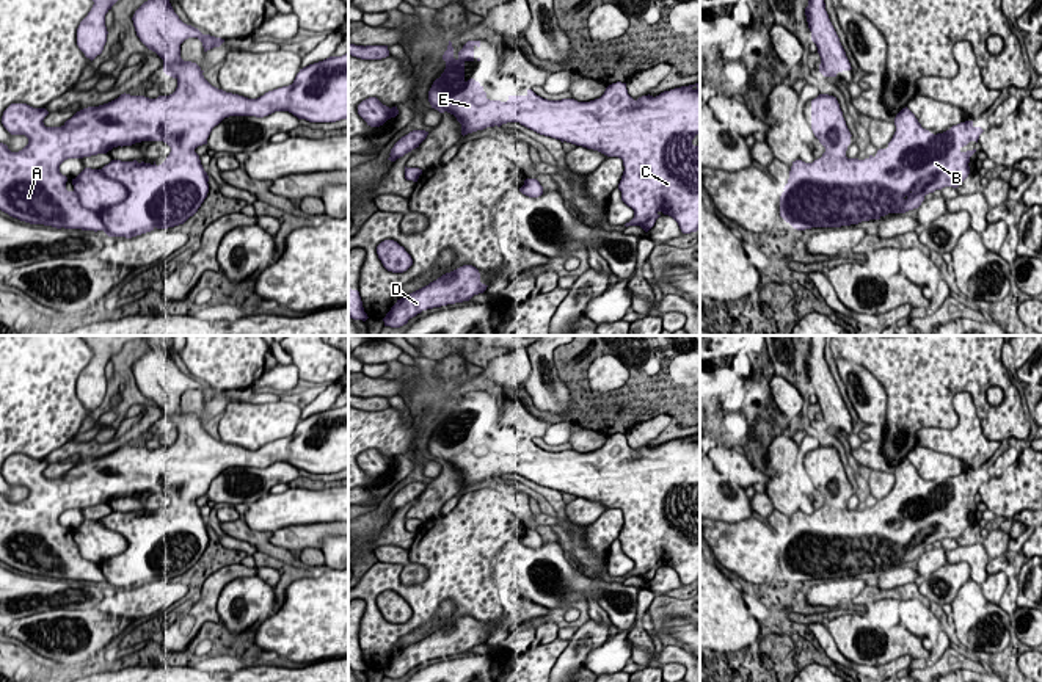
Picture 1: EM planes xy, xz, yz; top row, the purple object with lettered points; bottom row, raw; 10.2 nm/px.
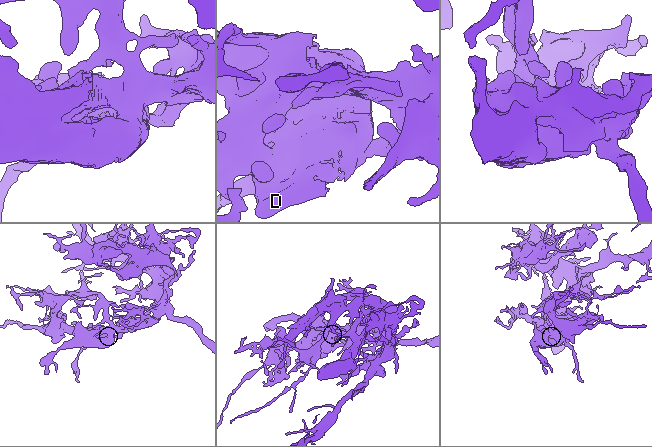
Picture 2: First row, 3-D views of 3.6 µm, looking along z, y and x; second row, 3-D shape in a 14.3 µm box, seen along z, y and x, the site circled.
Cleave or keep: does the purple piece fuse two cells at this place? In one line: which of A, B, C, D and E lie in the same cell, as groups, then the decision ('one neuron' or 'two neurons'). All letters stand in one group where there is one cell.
A B C D E | one neuron

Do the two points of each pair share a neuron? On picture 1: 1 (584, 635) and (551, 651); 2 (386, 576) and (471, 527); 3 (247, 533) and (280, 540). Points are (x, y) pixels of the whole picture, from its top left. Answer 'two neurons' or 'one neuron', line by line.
1: two neurons
2: one neuron
3: two neurons

